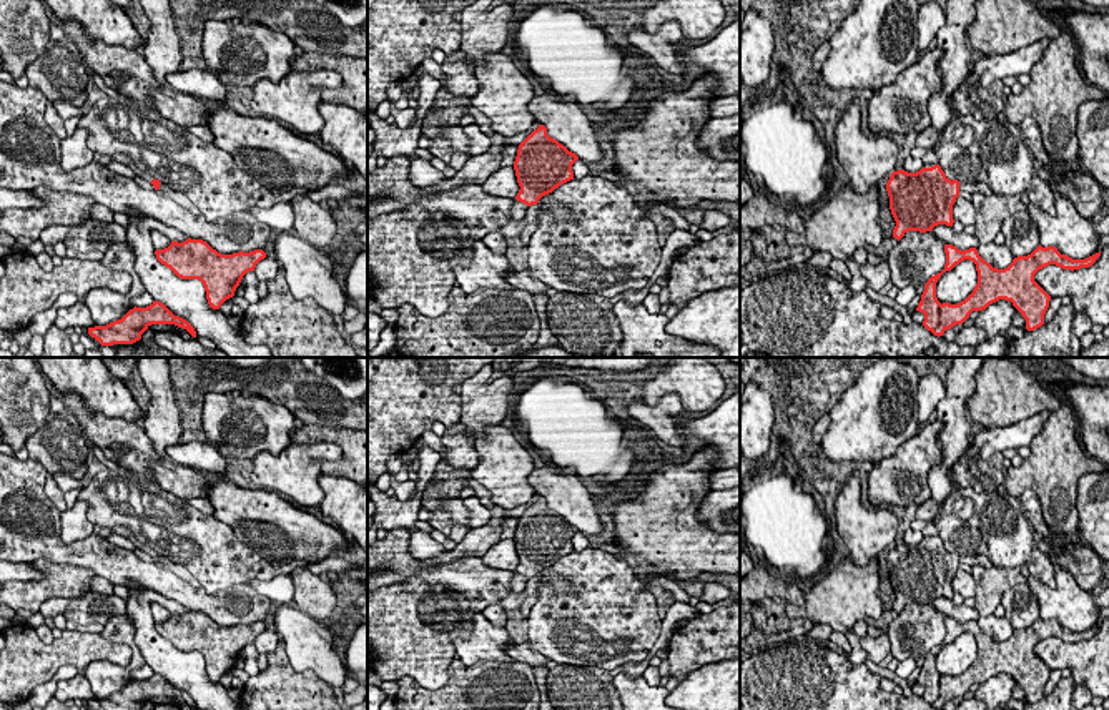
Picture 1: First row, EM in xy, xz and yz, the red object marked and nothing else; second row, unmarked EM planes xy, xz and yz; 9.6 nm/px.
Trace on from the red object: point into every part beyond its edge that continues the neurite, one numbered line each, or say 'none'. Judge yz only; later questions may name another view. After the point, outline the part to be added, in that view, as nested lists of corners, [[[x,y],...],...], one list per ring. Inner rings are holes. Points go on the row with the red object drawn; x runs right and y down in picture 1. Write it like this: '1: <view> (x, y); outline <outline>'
none

